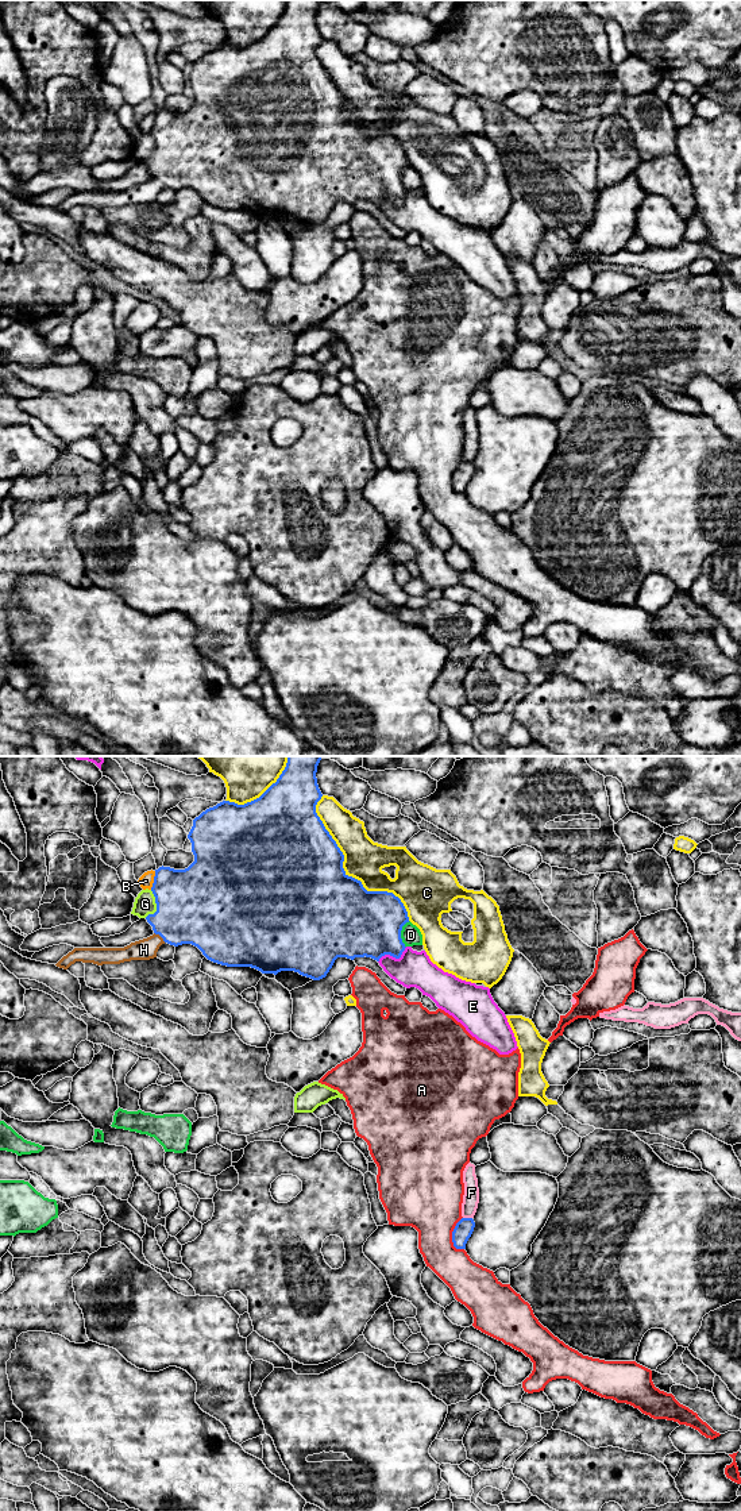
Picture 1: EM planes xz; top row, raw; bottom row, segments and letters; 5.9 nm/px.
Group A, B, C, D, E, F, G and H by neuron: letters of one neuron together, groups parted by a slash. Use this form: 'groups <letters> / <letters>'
groups A D / B / C / E / F / G / H

